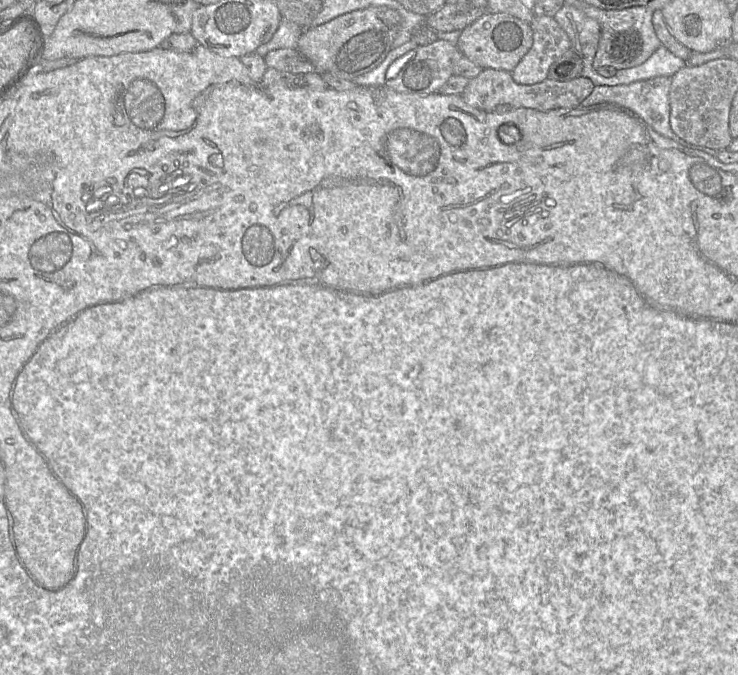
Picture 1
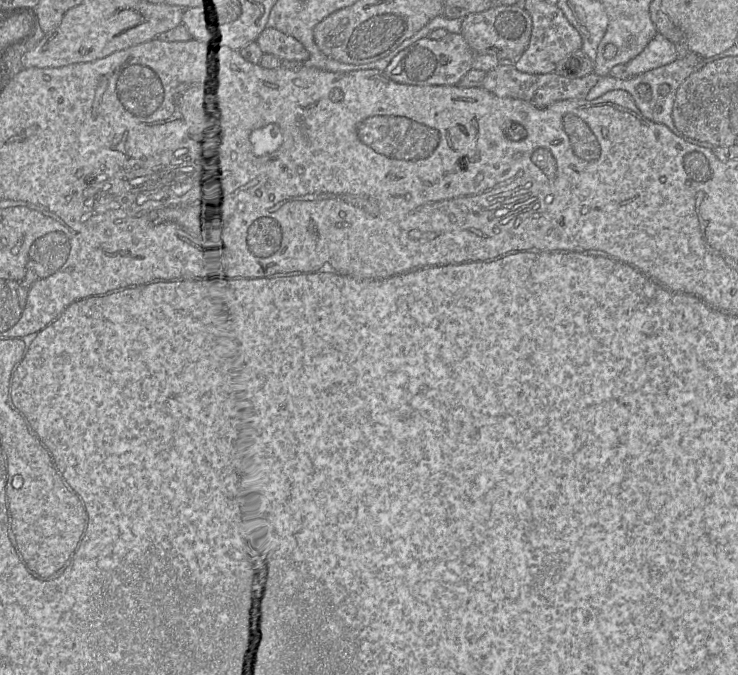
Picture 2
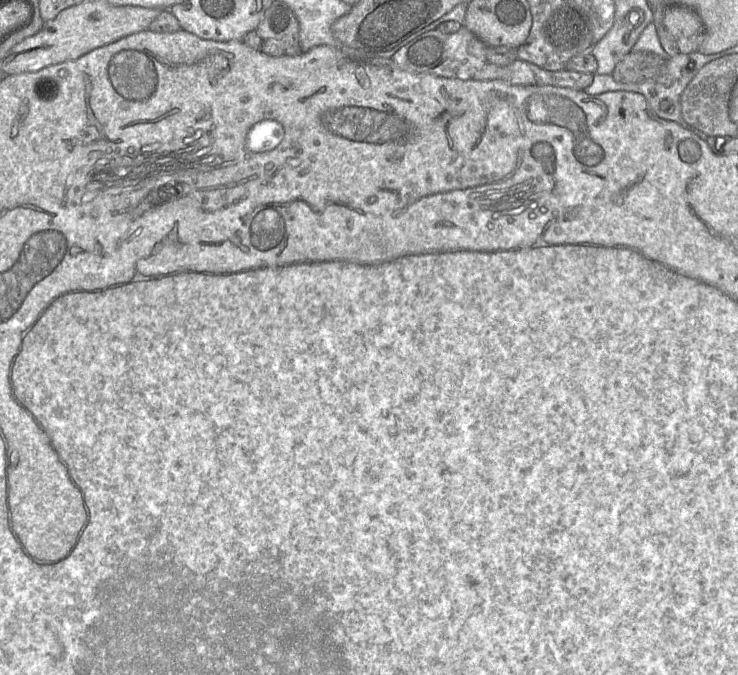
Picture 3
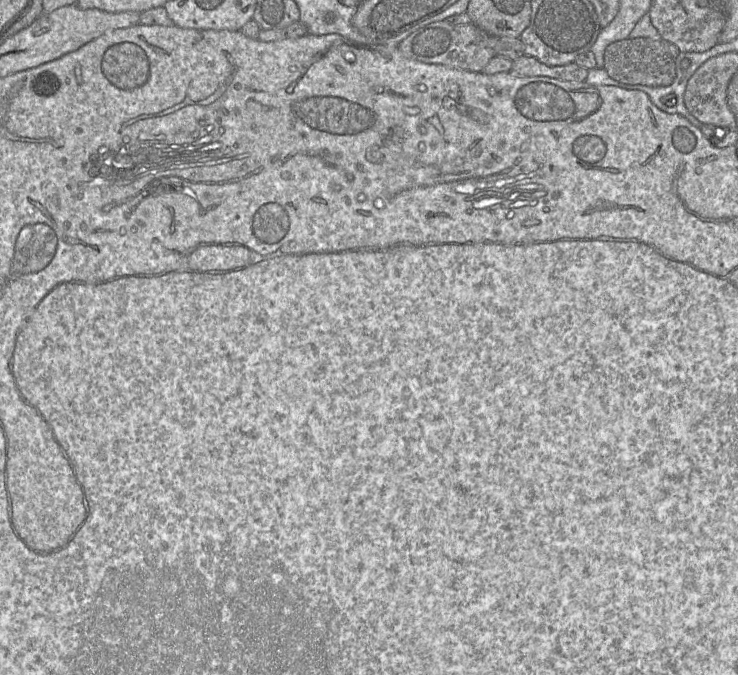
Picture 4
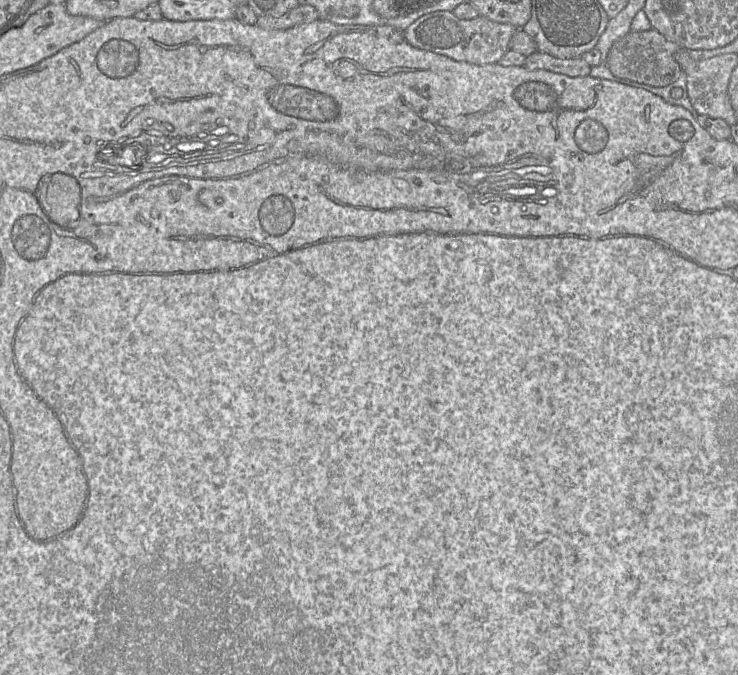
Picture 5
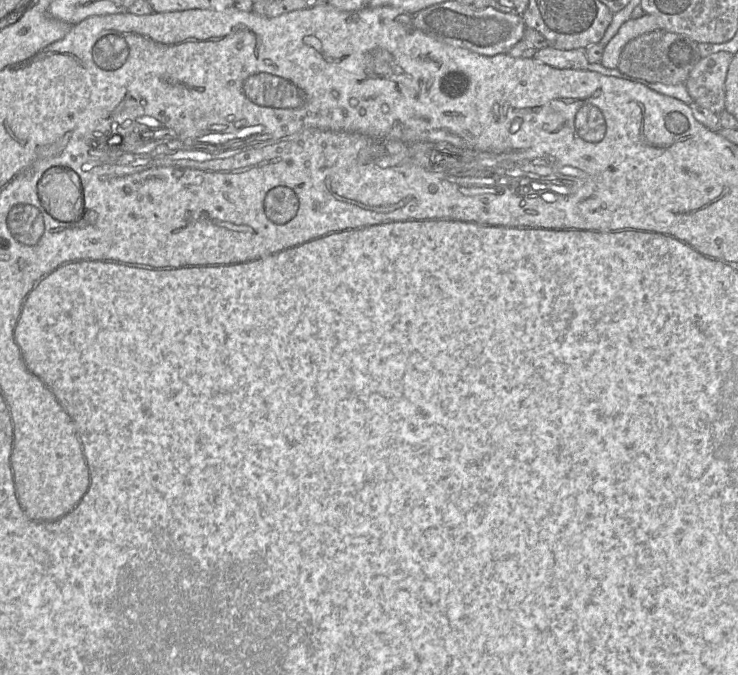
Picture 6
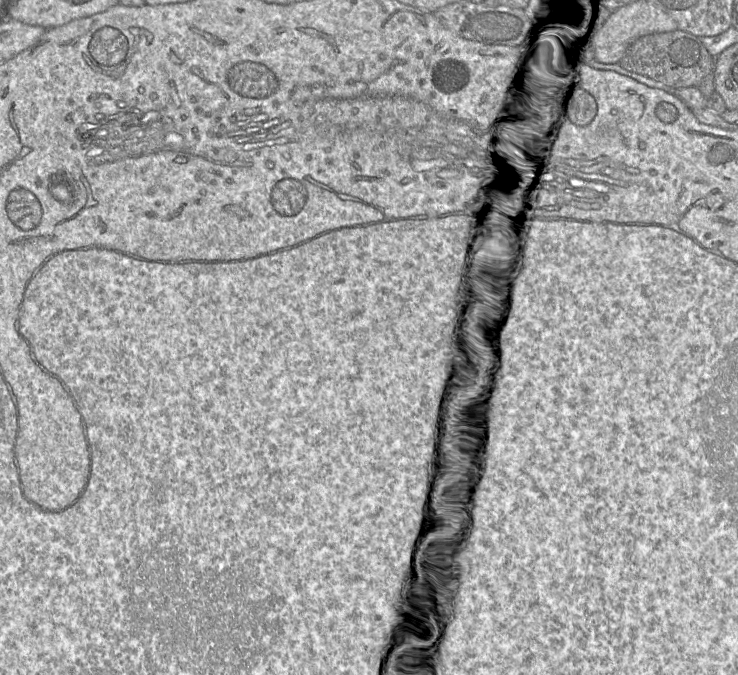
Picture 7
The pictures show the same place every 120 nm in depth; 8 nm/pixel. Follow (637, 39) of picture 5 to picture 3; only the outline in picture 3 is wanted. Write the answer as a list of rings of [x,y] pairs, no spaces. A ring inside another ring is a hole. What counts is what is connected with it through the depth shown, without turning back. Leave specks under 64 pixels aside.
[[[630,51],[617,62],[611,75],[616,82],[642,83],[659,76],[665,65],[666,60],[653,52]]]

